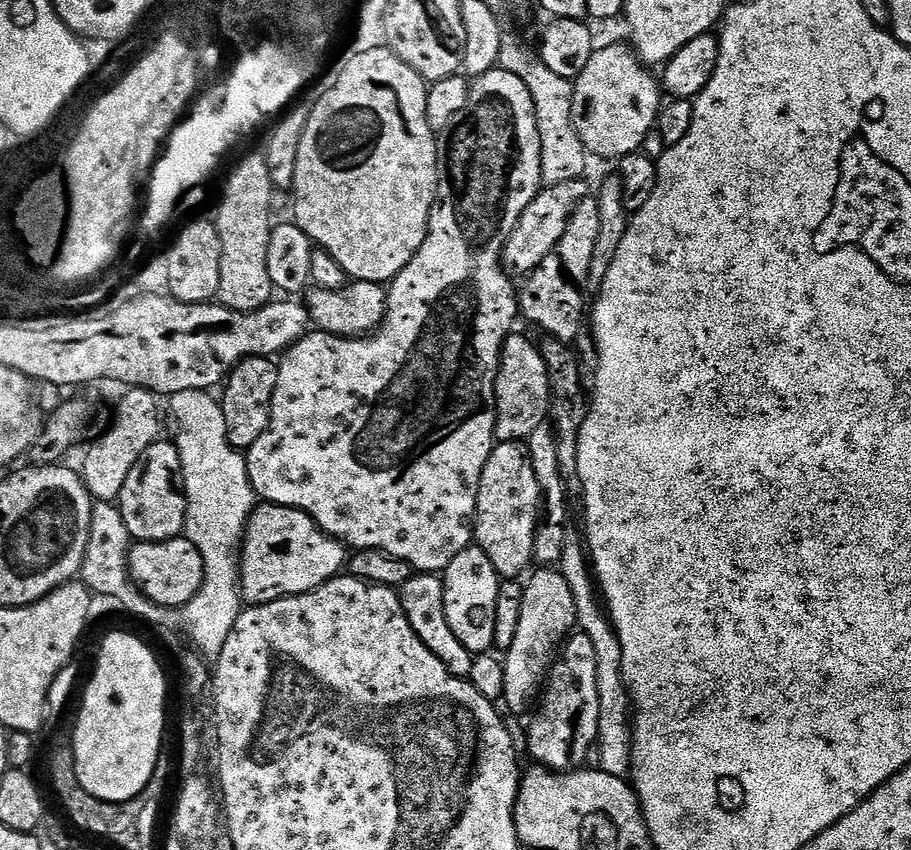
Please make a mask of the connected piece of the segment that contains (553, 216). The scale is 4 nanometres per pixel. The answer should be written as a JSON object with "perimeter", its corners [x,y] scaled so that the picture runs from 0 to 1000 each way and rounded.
{"perimeter":[[[618,212],[615,216],[594,220],[586,238],[582,238],[582,242],[573,247],[573,256],[569,256],[560,280],[553,286],[551,311],[559,321],[583,322],[609,294],[617,275],[621,273],[628,248],[643,229],[643,222],[639,218],[637,212]]]}

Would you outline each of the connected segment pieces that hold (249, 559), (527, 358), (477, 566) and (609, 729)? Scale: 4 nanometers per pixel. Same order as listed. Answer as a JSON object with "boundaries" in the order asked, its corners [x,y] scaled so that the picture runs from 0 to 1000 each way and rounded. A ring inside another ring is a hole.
{"boundaries":[[[[293,591],[286,592],[284,595],[277,599],[277,608],[272,611],[272,622],[268,625],[268,634],[266,636],[266,644],[263,647],[263,699],[267,709],[272,713],[280,713],[282,711],[295,711],[302,706],[307,706],[312,701],[330,701],[337,696],[344,696],[345,693],[353,691],[360,682],[366,682],[369,678],[374,676],[377,666],[380,664],[380,654],[378,659],[378,649],[380,651],[379,641],[374,640],[372,635],[368,635],[366,631],[355,626],[345,613],[332,600],[326,598],[315,598],[308,593],[295,593]]],[[[562,393],[549,411],[549,422],[542,433],[543,516],[549,520],[575,520],[598,498],[603,488],[600,431],[587,404],[578,405]]],[[[526,642],[507,647],[498,661],[494,661],[485,674],[487,685],[487,716],[490,732],[498,741],[498,751],[519,769],[539,768],[542,762],[542,727],[551,679],[544,674],[538,656]]],[[[628,631],[620,634],[613,671],[616,678],[621,680],[622,688],[626,689],[627,699],[630,704],[633,738],[651,756],[653,779],[656,781],[656,864],[654,865],[654,888],[656,887],[659,896],[656,904],[658,907],[671,913],[685,915],[694,906],[694,832],[693,819],[689,816],[686,807],[684,786],[682,784],[681,753],[677,751],[676,742],[671,738],[671,731],[664,725],[655,704],[645,656],[638,636],[636,639]]]]}

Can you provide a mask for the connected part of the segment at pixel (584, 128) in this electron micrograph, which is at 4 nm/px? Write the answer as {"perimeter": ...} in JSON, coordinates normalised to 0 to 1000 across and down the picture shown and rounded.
{"perimeter":[[[670,52],[661,58],[651,60],[648,72],[643,75],[639,87],[629,95],[628,129],[629,148],[649,182],[661,186],[681,188],[694,179],[701,178],[707,171],[709,160],[719,152],[720,140],[727,126],[727,104],[723,95],[698,66],[690,53]]]}

